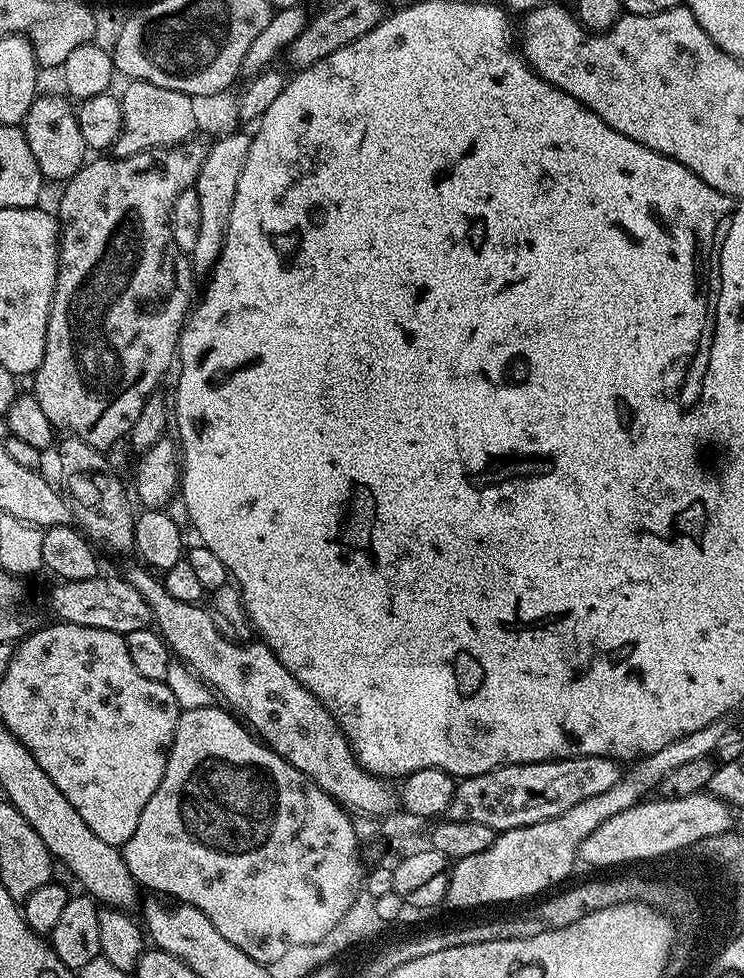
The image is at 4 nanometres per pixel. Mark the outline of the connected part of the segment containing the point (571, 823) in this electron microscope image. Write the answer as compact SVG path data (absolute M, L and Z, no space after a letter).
M654 750L654 754L641 756L602 794L593 794L583 802L565 810L557 818L546 819L532 826L516 827L501 832L491 846L479 854L453 863L449 873L445 905L460 910L512 902L538 894L566 879L578 862L581 842L614 814L630 810L643 798L649 797L670 773L666 752Z

